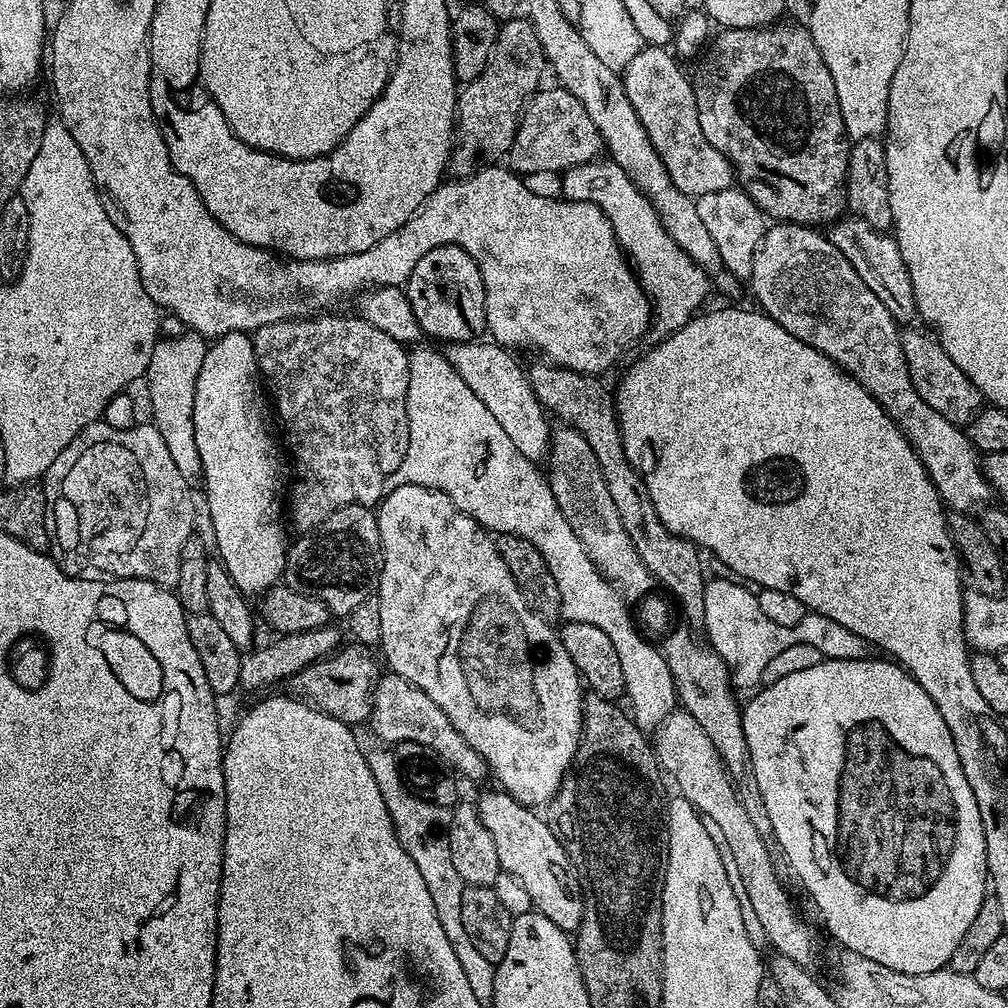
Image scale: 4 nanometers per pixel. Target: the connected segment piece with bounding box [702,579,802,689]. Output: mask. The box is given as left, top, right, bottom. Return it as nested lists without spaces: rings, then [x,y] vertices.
[[[709,579],[705,583],[702,628],[708,631],[707,643],[712,651],[724,659],[735,687],[755,689],[761,683],[770,658],[774,658],[774,654],[786,646],[801,643],[802,632],[800,628],[780,628],[770,622],[760,613],[759,595],[751,587],[732,580]]]

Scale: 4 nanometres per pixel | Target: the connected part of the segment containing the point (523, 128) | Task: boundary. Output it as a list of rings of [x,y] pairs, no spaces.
[[[553,86],[549,92],[544,91],[537,91],[525,103],[514,140],[506,153],[507,167],[524,176],[534,174],[535,171],[554,171],[560,174],[576,164],[589,164],[602,152],[600,132],[594,122],[590,122],[582,102],[578,102],[574,94],[559,86]]]

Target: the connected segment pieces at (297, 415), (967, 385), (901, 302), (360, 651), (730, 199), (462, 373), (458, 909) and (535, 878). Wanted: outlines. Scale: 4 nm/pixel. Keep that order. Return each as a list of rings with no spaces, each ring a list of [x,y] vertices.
[[[312,314],[307,318],[279,320],[267,324],[251,333],[252,345],[256,351],[256,364],[260,367],[260,375],[271,399],[274,401],[274,412],[284,423],[283,435],[286,437],[290,456],[296,459],[296,476],[300,481],[292,488],[292,520],[301,528],[301,533],[308,534],[319,529],[322,522],[330,516],[335,508],[351,504],[379,505],[386,495],[386,478],[402,466],[402,458],[406,458],[406,450],[410,446],[410,422],[408,421],[408,387],[410,386],[410,366],[405,345],[400,344],[390,334],[382,334],[372,324],[365,324],[359,319],[351,320],[348,316],[328,316],[332,314]]]
[[[905,331],[900,338],[900,345],[904,351],[904,361],[908,367],[908,373],[912,384],[923,398],[942,418],[946,418],[951,424],[967,426],[976,417],[982,408],[982,397],[980,392],[954,366],[954,362],[946,354],[944,348],[931,335],[923,336],[920,332]]]
[[[844,218],[831,225],[830,239],[832,245],[843,254],[850,266],[862,278],[874,294],[890,310],[890,314],[895,318],[897,325],[908,326],[913,319],[917,319],[916,299],[914,298],[914,286],[910,282],[910,274],[906,270],[906,262],[902,262],[902,254],[898,250],[895,239],[887,231],[875,232],[873,225],[867,220],[859,218]]]
[[[355,642],[345,643],[336,648],[331,655],[321,656],[316,662],[291,677],[293,697],[299,698],[324,712],[327,716],[338,718],[344,724],[357,726],[369,719],[372,714],[376,681],[380,679],[381,669],[376,669],[376,660],[369,649]]]
[[[736,186],[702,194],[695,197],[695,201],[698,218],[702,218],[702,226],[706,226],[710,238],[714,238],[714,246],[718,246],[724,267],[737,278],[751,277],[754,254],[766,227],[766,217],[760,207]]]
[[[471,340],[461,344],[449,344],[443,349],[444,357],[448,359],[450,366],[454,366],[462,382],[466,382],[466,386],[470,386],[470,390],[474,390],[474,394],[482,398],[486,410],[494,414],[498,426],[506,430],[506,438],[514,442],[517,450],[527,460],[543,461],[549,455],[552,443],[552,428],[548,424],[546,409],[534,394],[527,371],[523,367],[520,369],[519,362],[512,357],[515,355],[495,342],[484,343]]]
[[[384,746],[376,747],[380,748],[367,753],[370,774],[374,774],[374,782],[378,782],[382,802],[386,802],[386,810],[396,828],[398,842],[402,842],[406,854],[414,858],[414,866],[418,866],[418,871],[426,881],[426,890],[430,890],[430,898],[434,898],[434,910],[438,910],[438,922],[442,922],[442,930],[446,930],[446,938],[450,938],[450,946],[454,946],[454,954],[458,954],[458,963],[462,965],[462,971],[466,974],[466,982],[470,985],[474,998],[478,998],[478,1002],[486,1006],[491,1005],[494,998],[495,967],[490,962],[486,962],[482,954],[478,954],[474,942],[470,942],[470,938],[466,938],[466,930],[462,930],[462,890],[466,886],[462,878],[458,878],[458,870],[454,870],[454,862],[450,862],[449,809],[441,808],[431,799],[423,800],[422,797],[415,796],[404,785],[402,765],[396,759],[395,751]]]
[[[495,791],[482,793],[480,800],[475,801],[475,806],[482,818],[482,826],[486,826],[486,830],[490,832],[490,838],[494,842],[501,873],[513,876],[518,882],[522,882],[522,890],[526,890],[526,894],[530,894],[535,911],[550,918],[550,922],[554,922],[554,926],[558,926],[563,932],[575,933],[584,920],[584,893],[573,866],[568,861],[566,850],[558,842],[558,838],[554,838],[554,830],[550,830],[547,819],[541,813],[540,816],[536,813],[539,811],[533,810],[527,804],[519,804],[506,791]]]

